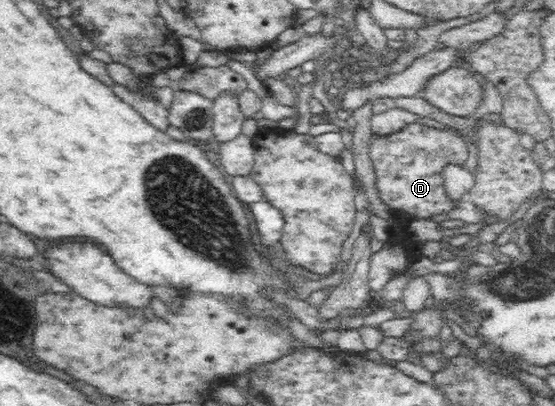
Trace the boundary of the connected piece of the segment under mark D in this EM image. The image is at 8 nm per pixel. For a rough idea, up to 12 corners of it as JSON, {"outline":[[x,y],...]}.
{"outline":[[409,123],[374,137],[379,196],[399,219],[458,207],[441,178],[464,165],[456,130]]}

